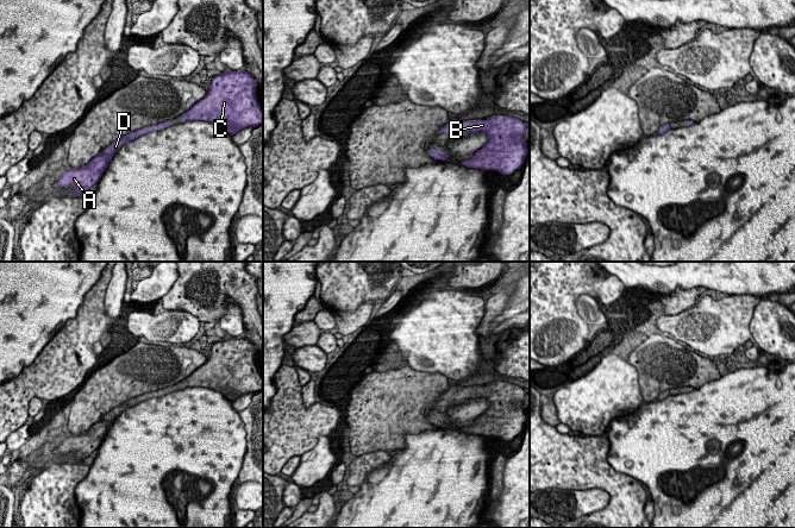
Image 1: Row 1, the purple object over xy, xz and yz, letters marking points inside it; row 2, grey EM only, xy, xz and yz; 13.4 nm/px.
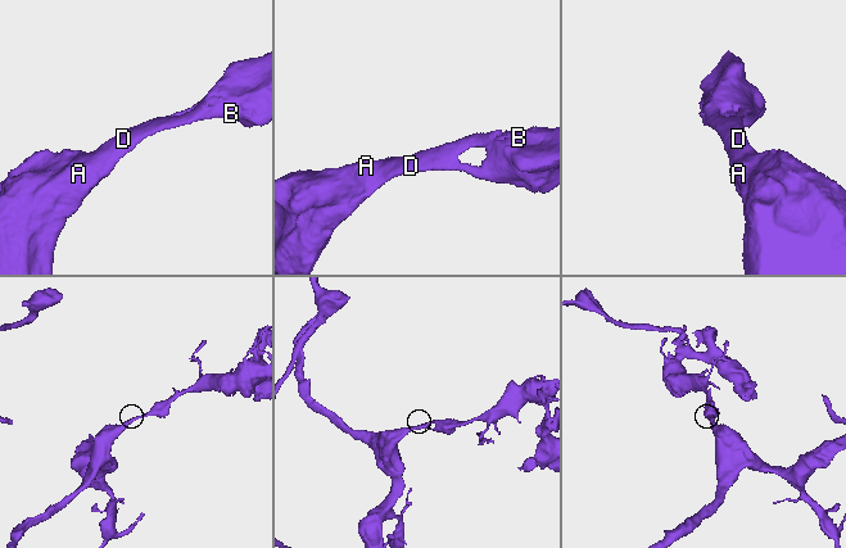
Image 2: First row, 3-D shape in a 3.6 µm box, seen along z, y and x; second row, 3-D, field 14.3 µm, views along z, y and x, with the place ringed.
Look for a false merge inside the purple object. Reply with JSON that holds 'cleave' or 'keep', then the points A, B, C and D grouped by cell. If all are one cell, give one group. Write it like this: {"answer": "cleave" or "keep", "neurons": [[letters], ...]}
{"answer": "keep", "neurons": [["A", "B", "C", "D"]]}

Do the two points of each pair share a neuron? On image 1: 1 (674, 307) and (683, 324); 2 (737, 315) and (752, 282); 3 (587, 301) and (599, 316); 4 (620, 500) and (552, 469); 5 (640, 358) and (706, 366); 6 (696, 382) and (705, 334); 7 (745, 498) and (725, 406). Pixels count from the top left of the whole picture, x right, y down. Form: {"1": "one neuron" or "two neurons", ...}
{"1": "two neurons", "2": "two neurons", "3": "one neuron", "4": "one neuron", "5": "one neuron", "6": "two neurons", "7": "one neuron"}

